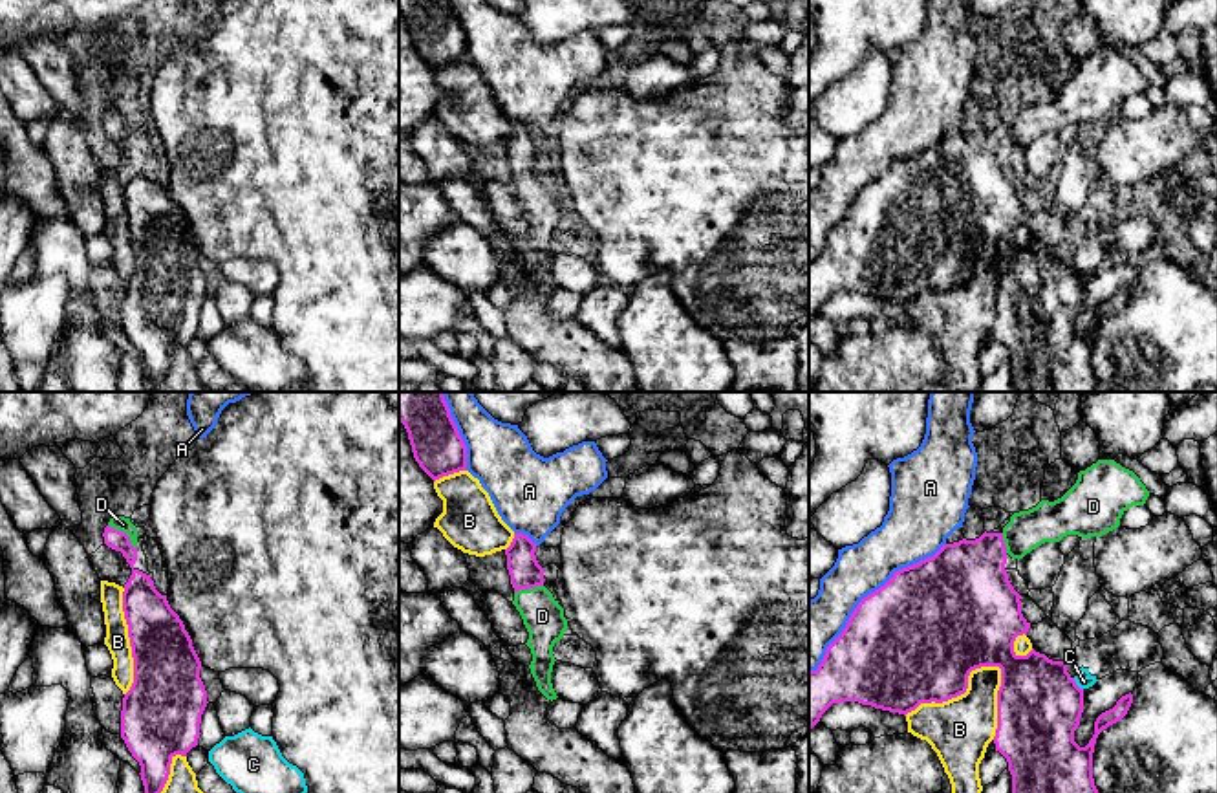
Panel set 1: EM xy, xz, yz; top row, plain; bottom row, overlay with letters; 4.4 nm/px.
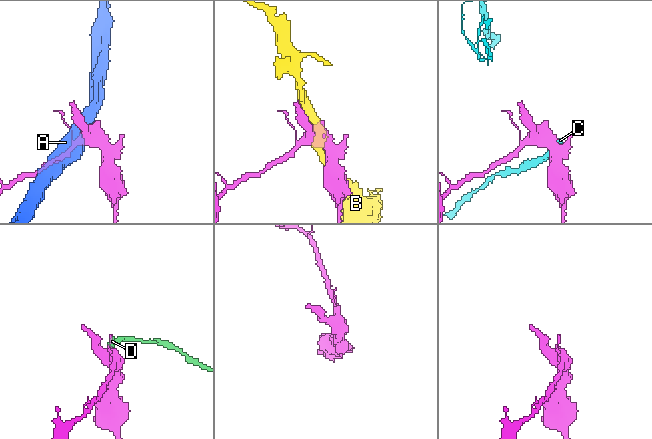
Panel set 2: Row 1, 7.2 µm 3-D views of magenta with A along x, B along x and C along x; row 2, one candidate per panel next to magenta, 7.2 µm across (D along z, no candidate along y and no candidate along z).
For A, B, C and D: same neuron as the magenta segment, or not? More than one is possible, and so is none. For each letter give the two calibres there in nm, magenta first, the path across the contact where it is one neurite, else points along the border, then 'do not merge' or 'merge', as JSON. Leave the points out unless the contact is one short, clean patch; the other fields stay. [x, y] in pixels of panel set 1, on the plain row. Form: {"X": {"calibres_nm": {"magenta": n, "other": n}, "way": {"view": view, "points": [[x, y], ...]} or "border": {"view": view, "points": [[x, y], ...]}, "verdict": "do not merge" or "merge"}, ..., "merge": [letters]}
{"A": {"calibres_nm": {"magenta": 500, "other": 220}, "verdict": "do not merge"}, "B": {"calibres_nm": {"magenta": 460, "other": 280}, "verdict": "do not merge"}, "C": {"calibres_nm": {"magenta": 360, "other": 60}, "verdict": "do not merge"}, "D": {"calibres_nm": {"magenta": 130, "other": 70}, "way": {"view": "xy", "points": [[140, 178], [125, 123], [123, 114]]}, "verdict": "merge"}, "merge": ["D"]}

